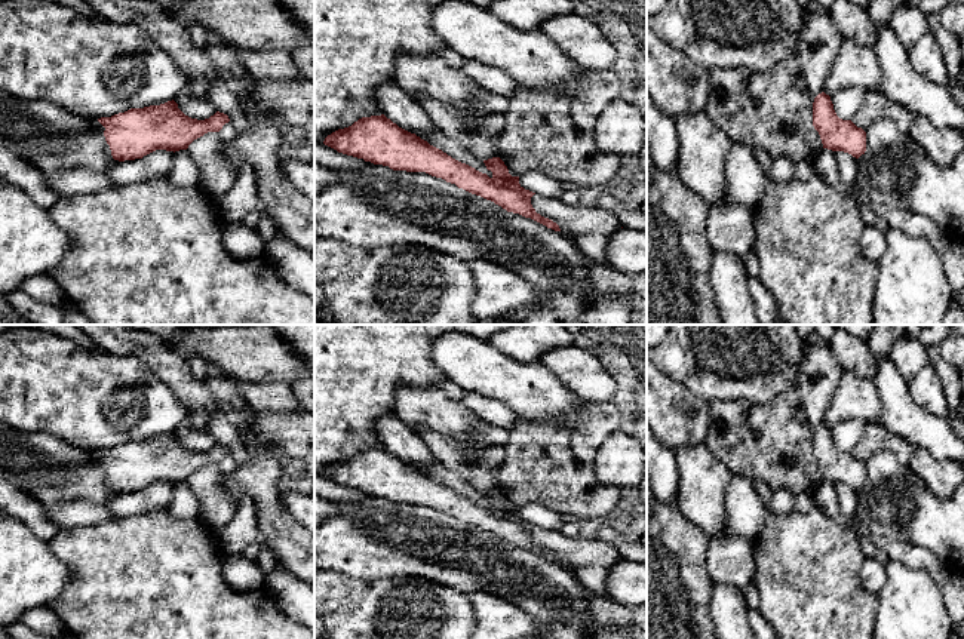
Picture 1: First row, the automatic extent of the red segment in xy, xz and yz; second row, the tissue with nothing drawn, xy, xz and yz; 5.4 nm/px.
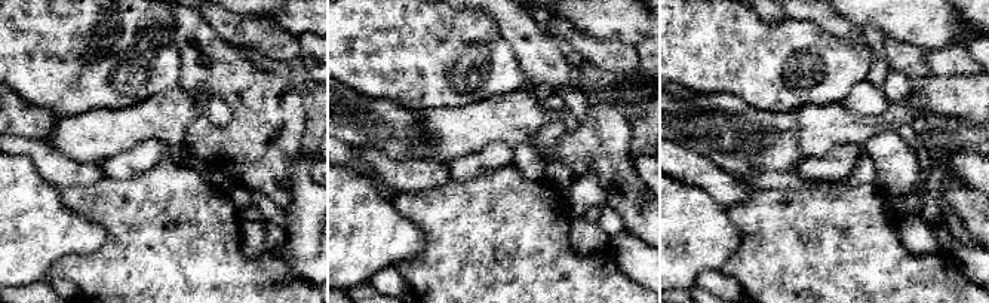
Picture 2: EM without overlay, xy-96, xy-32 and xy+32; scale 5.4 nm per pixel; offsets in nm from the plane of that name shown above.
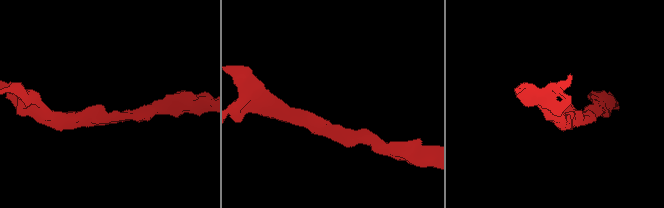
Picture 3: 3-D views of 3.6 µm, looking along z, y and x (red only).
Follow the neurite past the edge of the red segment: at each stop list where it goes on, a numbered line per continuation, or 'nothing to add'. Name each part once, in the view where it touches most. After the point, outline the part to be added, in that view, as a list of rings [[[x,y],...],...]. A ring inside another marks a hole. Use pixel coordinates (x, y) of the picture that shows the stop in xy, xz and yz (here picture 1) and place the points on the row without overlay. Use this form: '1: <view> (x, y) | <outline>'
nothing to add

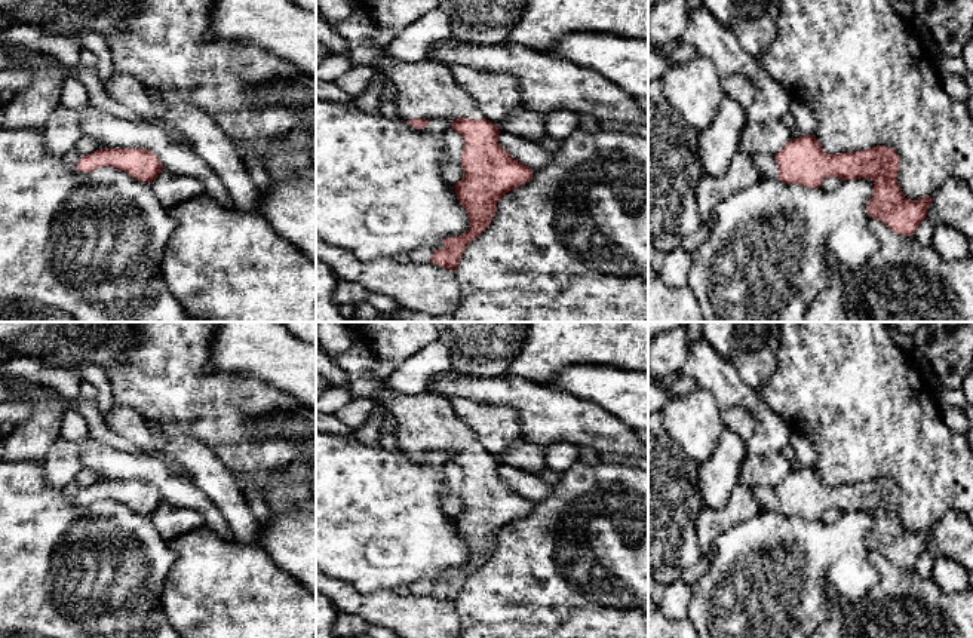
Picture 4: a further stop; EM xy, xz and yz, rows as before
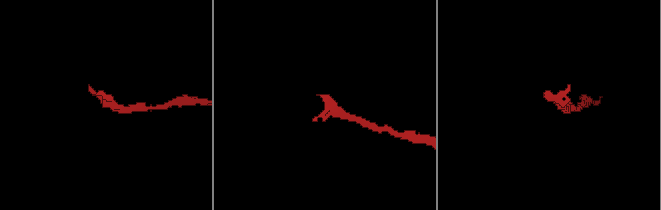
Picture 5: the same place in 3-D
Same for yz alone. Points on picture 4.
1: yz (766, 496) | [[[758,487],[751,490],[755,500],[762,506],[764,510],[777,510],[779,499],[771,487]]]

